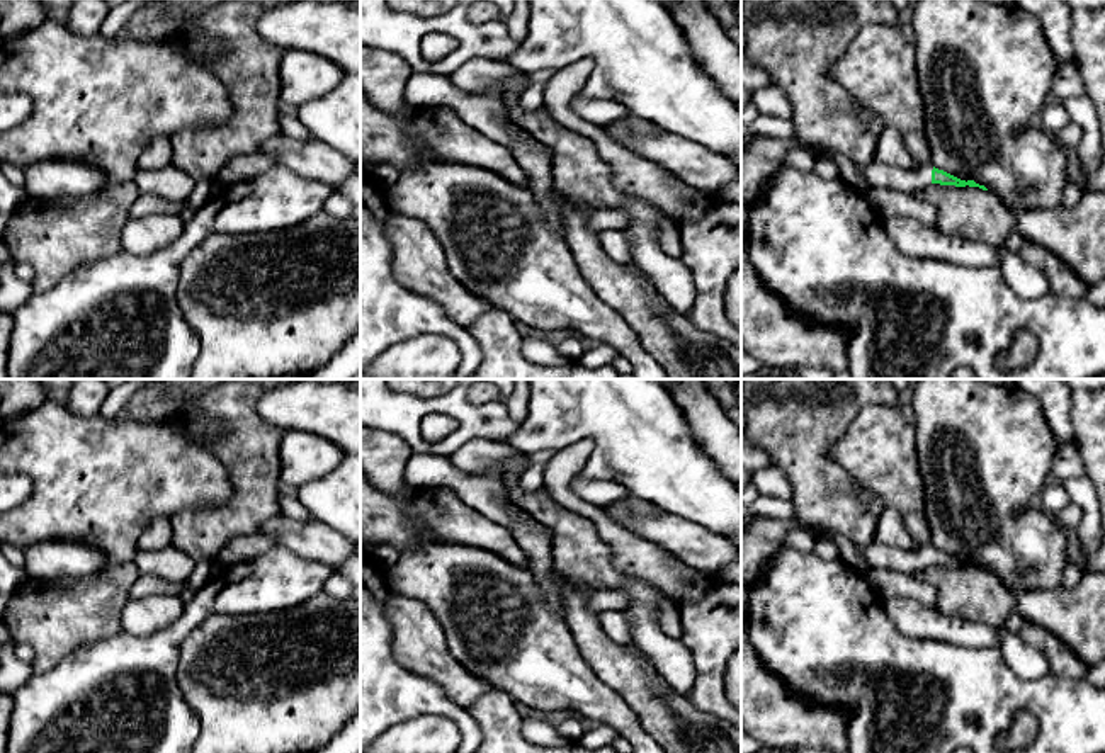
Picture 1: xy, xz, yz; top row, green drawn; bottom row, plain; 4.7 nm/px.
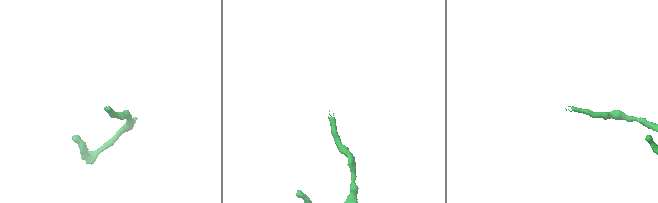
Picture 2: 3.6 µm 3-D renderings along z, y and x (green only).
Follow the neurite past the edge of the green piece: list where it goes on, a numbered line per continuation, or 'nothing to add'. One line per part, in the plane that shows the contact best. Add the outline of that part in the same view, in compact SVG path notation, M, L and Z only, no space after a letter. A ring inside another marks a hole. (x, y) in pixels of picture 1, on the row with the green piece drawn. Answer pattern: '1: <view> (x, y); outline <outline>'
1: yz (913, 181); outline M874 161L870 167L864 168L864 177L869 187L891 189L918 195L932 184L932 170L932 163L915 168L901 168Z

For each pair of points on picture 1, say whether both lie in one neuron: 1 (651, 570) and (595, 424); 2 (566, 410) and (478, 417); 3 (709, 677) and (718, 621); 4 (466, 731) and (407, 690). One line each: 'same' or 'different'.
1: different
2: different
3: same
4: same

